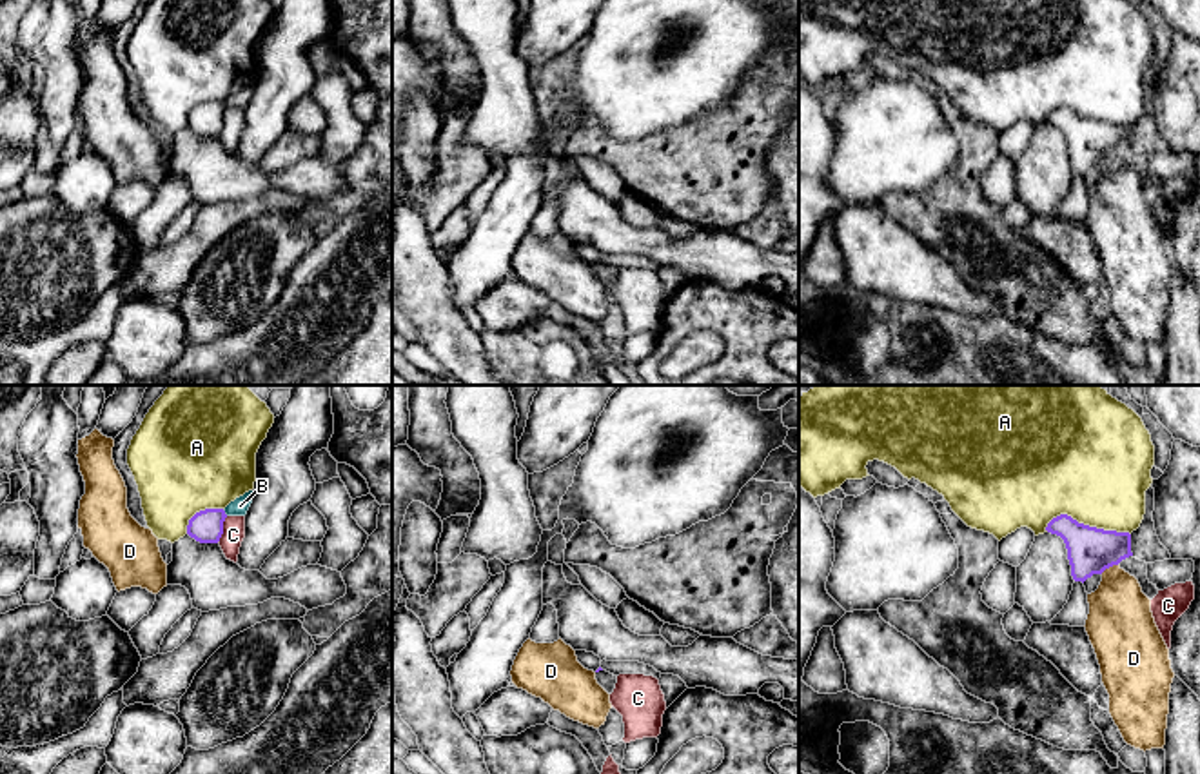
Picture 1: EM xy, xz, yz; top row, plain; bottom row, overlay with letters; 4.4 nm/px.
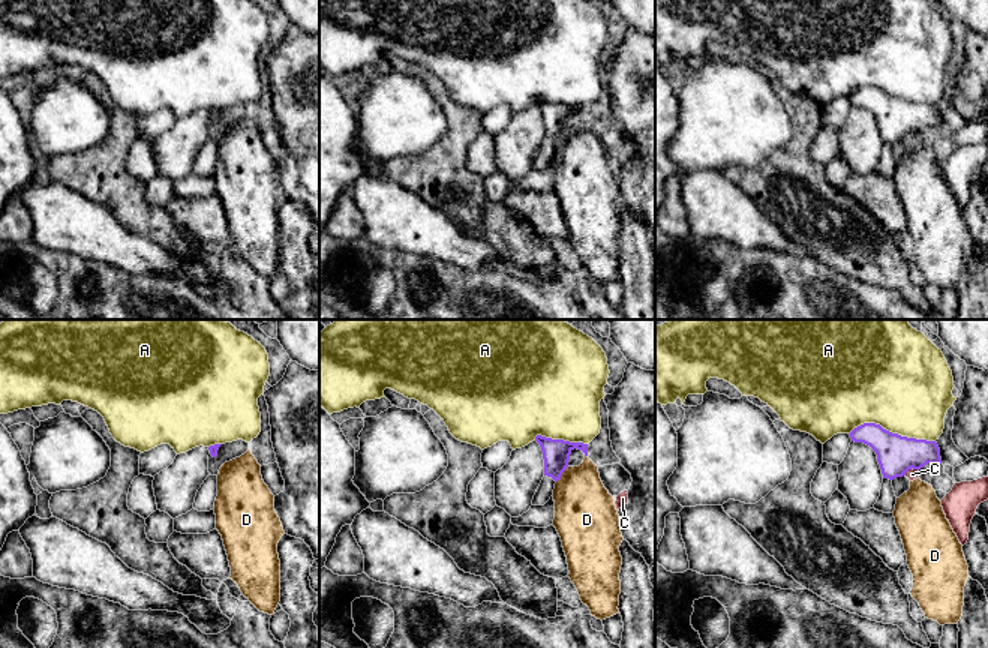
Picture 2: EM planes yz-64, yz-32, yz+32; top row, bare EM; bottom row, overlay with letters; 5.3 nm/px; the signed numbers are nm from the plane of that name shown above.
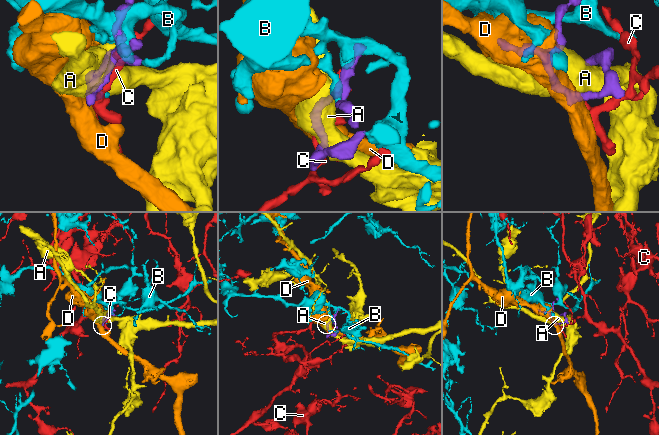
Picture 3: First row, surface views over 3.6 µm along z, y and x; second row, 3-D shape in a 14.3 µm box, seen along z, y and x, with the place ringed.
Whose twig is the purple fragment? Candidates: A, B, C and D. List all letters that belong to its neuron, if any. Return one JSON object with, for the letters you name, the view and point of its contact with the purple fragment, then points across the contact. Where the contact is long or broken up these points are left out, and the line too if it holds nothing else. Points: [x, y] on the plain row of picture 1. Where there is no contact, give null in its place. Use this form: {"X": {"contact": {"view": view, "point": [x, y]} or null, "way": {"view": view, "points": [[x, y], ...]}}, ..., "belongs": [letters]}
{"belongs": []}

